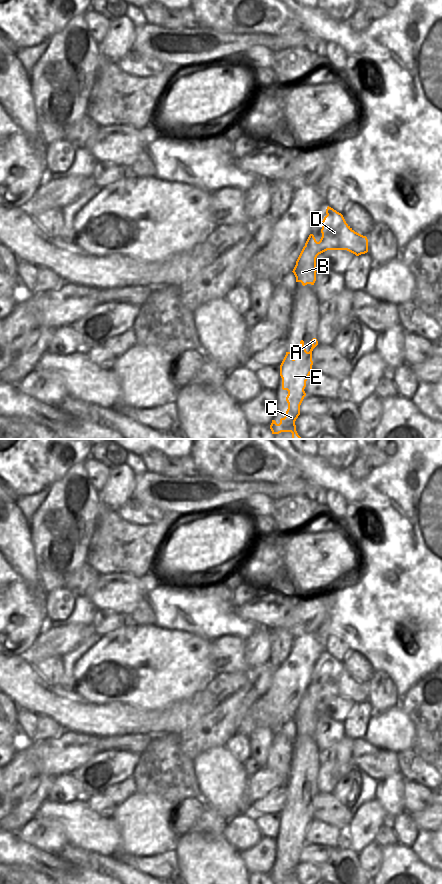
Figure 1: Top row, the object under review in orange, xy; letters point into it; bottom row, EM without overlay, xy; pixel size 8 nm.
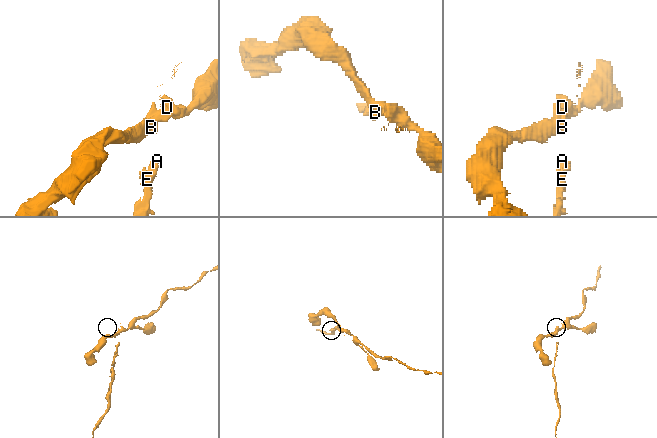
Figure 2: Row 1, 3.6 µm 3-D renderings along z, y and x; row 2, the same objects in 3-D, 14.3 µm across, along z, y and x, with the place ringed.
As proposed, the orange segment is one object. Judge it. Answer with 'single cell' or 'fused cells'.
fused cells

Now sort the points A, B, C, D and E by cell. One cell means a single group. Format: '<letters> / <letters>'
A B C E / D

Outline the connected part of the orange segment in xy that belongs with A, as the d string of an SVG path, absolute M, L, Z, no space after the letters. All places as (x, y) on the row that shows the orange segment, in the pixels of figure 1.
M316 338L311 340L312 347L309 352L304 347L304 341L300 341L300 349L296 357L292 358L291 352L286 352L286 355L280 365L280 376L282 378L282 389L288 391L286 401L288 403L288 409L284 418L280 419L280 423L277 424L275 420L272 420L270 429L272 434L279 434L281 432L291 432L292 439L303 439L297 431L295 421L300 415L300 405L306 396L304 391L306 387L306 381L311 372L313 361L312 351L318 345Z

